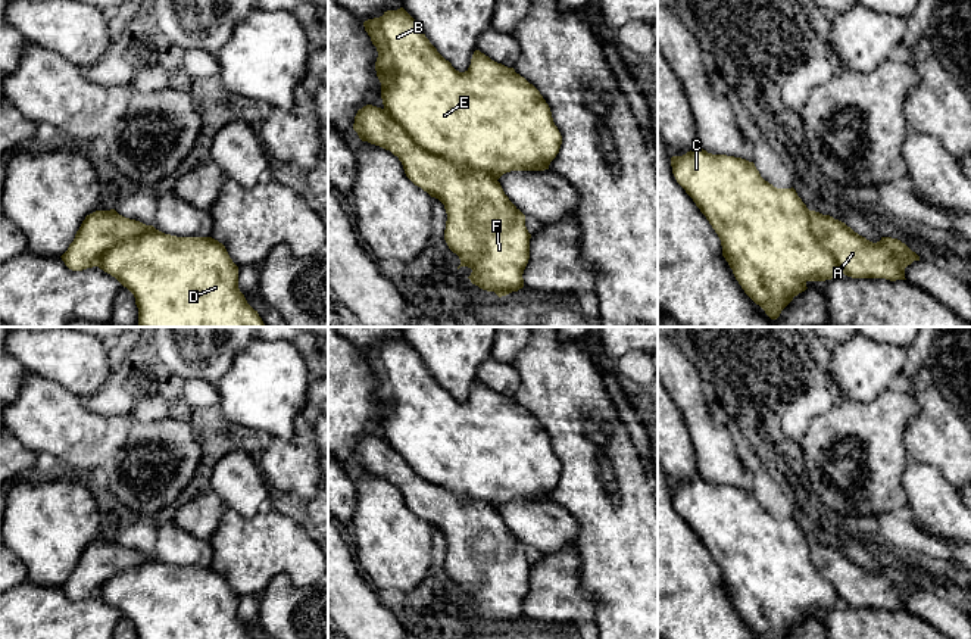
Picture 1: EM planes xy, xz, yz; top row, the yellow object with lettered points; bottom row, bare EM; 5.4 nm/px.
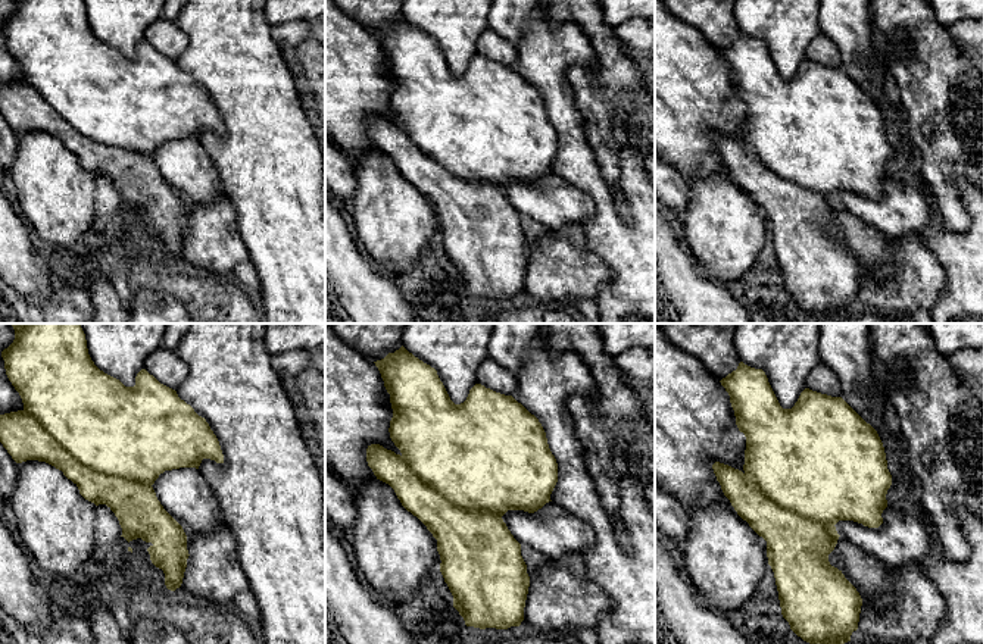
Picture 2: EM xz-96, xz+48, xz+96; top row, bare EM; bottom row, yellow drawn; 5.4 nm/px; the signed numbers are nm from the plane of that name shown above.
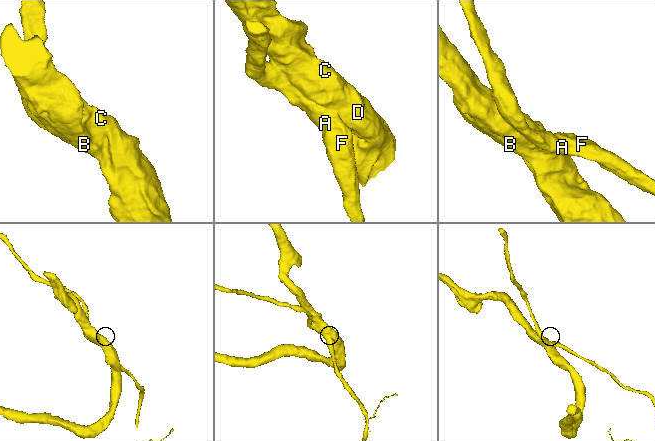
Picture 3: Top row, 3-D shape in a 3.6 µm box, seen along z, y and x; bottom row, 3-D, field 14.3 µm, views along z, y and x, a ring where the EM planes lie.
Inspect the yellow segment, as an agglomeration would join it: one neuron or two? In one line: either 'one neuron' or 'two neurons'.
two neurons

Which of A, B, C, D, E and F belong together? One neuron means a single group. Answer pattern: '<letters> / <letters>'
A F / B C D E

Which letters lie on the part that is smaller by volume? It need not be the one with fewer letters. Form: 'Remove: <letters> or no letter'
Remove: A, F

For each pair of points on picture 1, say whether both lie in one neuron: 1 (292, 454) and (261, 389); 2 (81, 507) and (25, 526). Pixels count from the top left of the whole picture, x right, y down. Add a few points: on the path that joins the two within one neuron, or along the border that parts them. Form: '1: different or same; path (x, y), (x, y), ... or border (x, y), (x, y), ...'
1: different; border (302, 410), (290, 439), (272, 438)
2: same; path (68, 510), (47, 526), (38, 526)

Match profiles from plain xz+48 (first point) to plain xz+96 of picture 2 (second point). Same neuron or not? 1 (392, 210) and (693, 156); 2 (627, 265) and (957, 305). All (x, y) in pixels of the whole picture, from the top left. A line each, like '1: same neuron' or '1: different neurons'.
1: different neurons
2: same neuron

